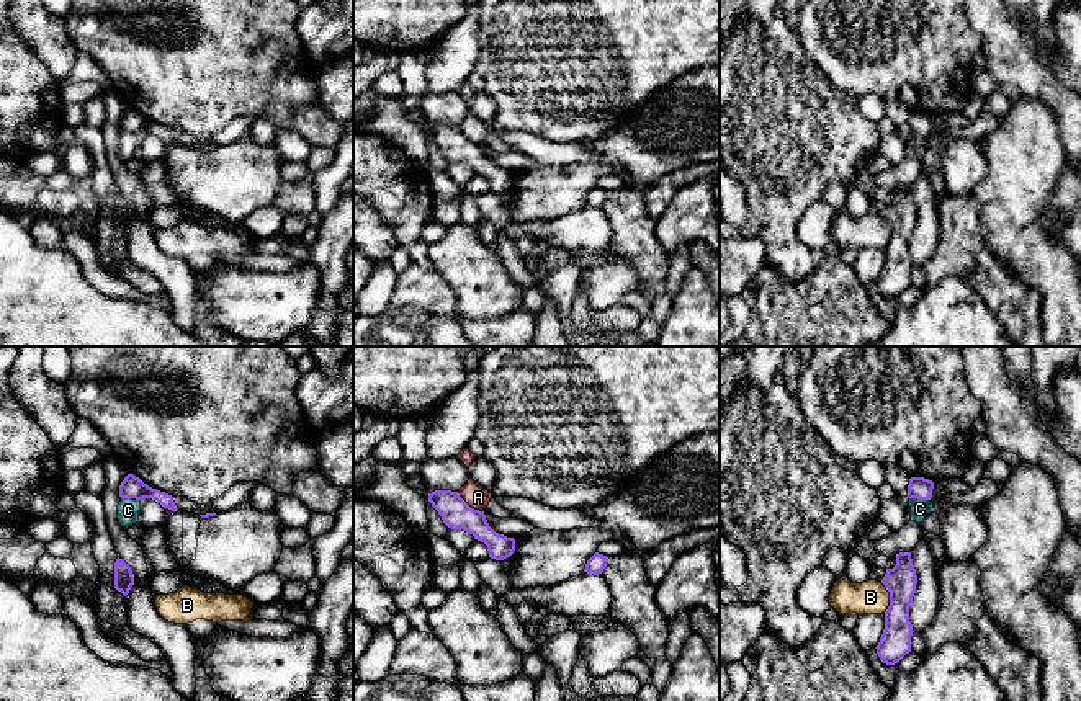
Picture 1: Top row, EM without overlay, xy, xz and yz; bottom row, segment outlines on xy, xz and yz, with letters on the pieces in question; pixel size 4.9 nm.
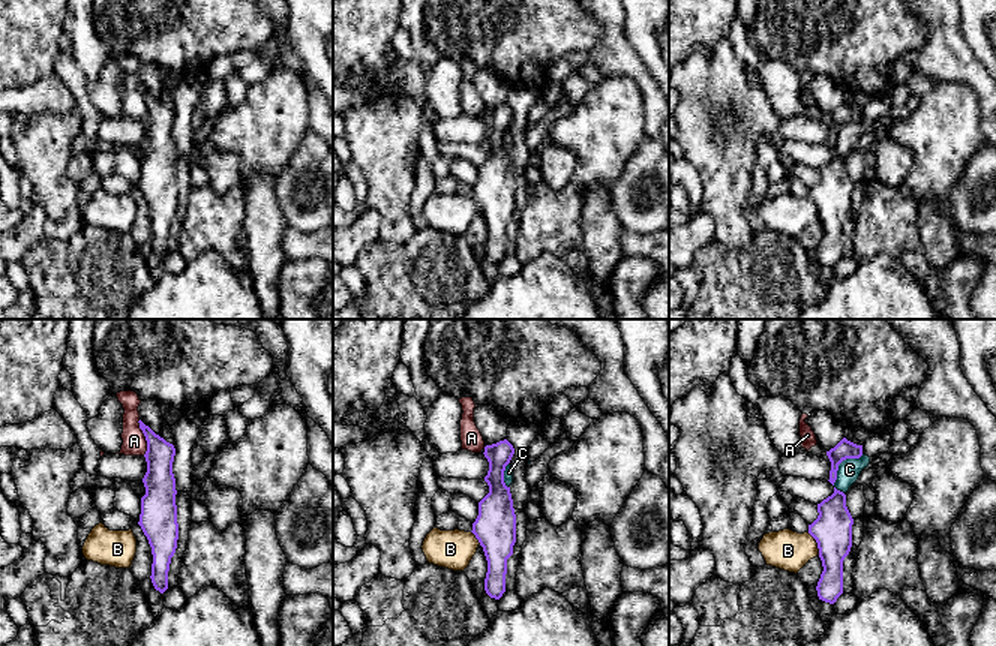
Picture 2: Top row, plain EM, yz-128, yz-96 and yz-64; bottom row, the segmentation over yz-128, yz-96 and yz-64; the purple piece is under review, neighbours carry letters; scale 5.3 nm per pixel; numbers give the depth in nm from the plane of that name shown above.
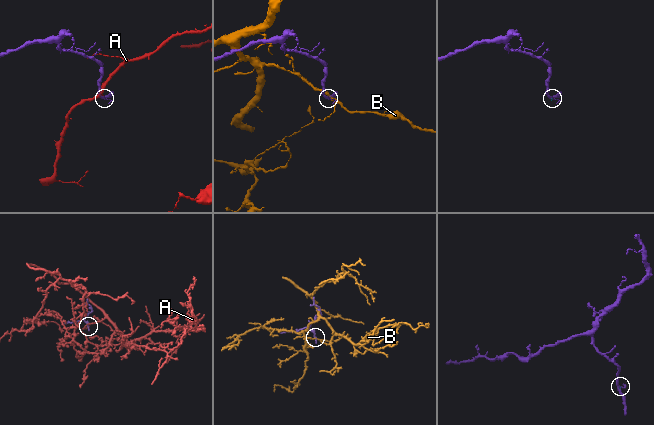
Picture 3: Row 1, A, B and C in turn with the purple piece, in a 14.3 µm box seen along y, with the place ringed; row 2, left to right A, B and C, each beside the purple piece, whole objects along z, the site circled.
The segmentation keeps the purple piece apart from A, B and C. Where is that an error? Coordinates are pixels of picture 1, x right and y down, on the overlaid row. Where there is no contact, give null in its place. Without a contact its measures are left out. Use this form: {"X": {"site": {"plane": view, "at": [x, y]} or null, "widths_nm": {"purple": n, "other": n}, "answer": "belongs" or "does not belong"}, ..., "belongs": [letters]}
{"A": {"site": {"plane": "xz", "at": [468, 505]}, "widths_nm": {"purple": 150, "other": 120}, "answer": "does not belong"}, "B": {"site": {"plane": "yz", "at": [890, 598]}, "widths_nm": {"purple": 160, "other": 160}, "answer": "does not belong"}, "C": {"site": {"plane": "yz", "at": [919, 499]}, "widths_nm": {"purple": 110, "other": 100}, "answer": "does not belong"}, "belongs": []}

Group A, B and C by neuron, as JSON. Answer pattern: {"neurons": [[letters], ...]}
{"neurons": [["A"], ["B"], ["C"]]}

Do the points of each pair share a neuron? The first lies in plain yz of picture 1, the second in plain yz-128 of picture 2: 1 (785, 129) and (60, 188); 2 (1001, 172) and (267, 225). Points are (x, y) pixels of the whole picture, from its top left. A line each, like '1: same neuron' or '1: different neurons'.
1: same neuron
2: different neurons

